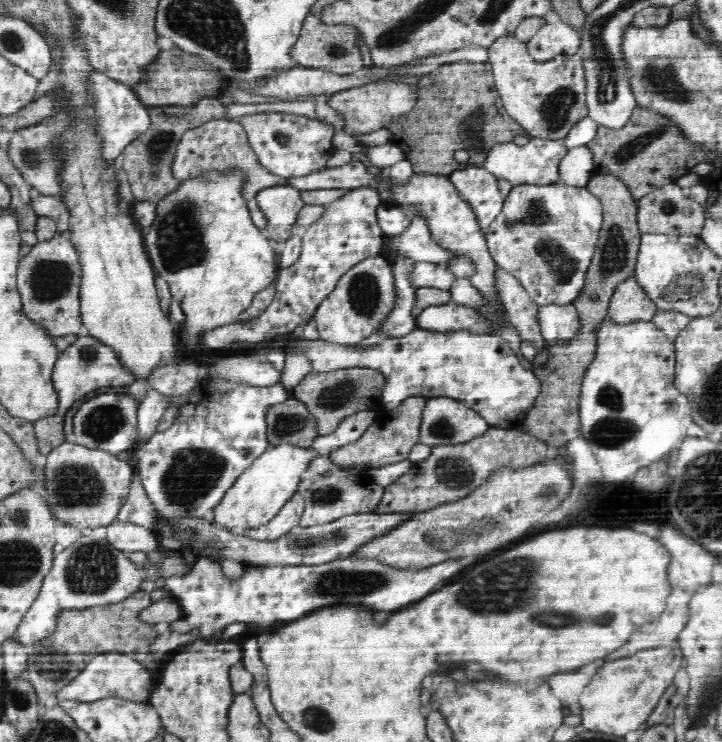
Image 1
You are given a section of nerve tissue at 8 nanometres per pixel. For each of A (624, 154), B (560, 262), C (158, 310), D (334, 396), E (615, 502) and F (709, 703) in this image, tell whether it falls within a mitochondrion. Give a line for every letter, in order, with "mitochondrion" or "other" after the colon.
A: mitochondrion
B: mitochondrion
C: other
D: mitochondrion
E: other
F: other

